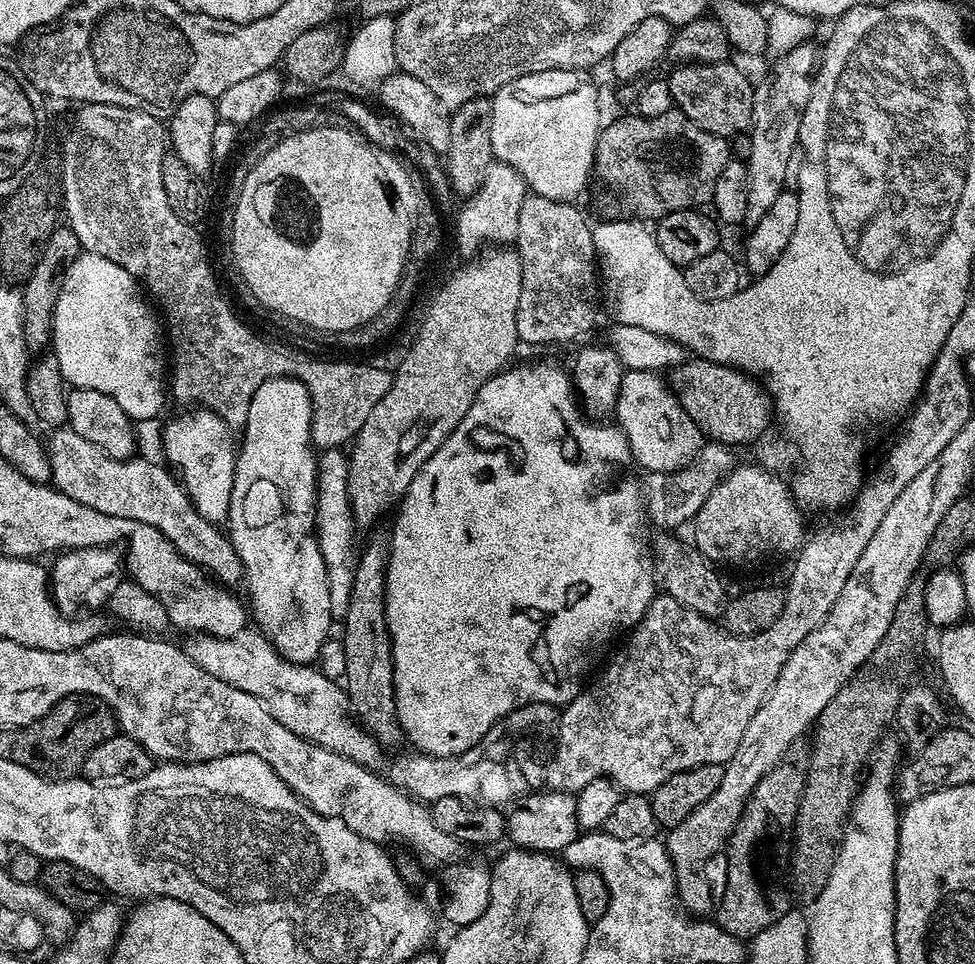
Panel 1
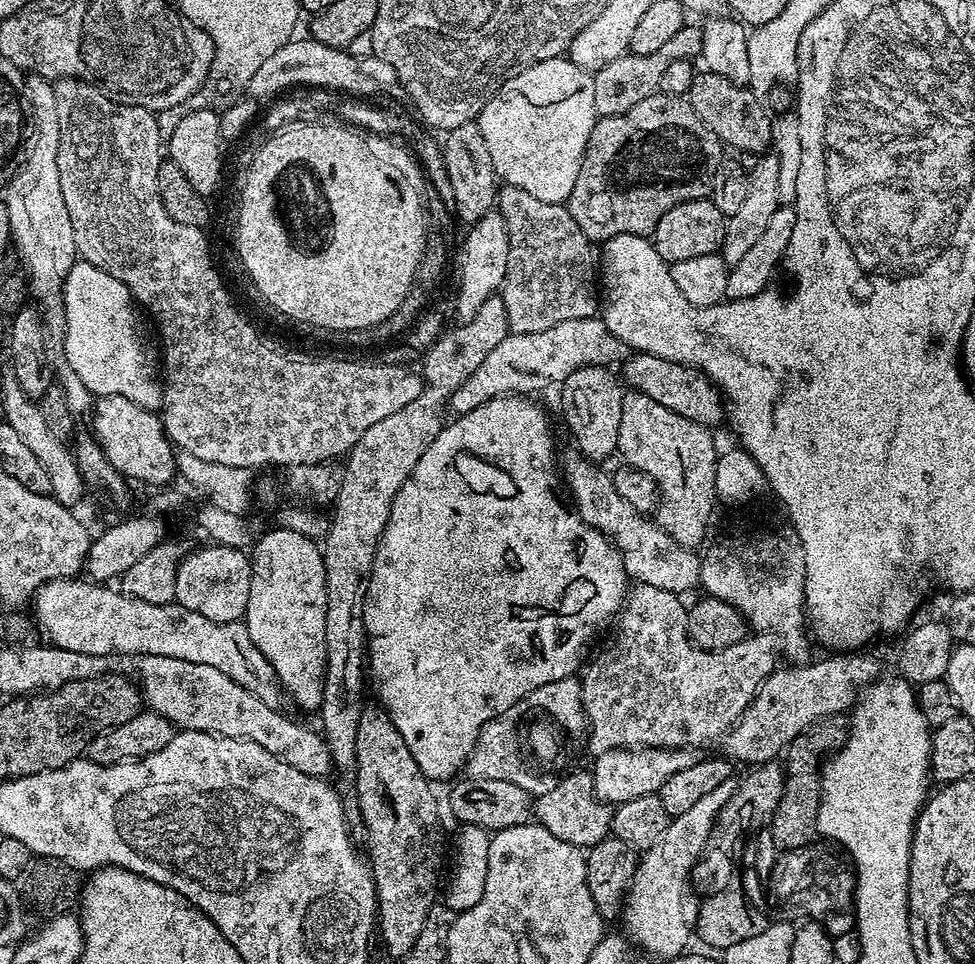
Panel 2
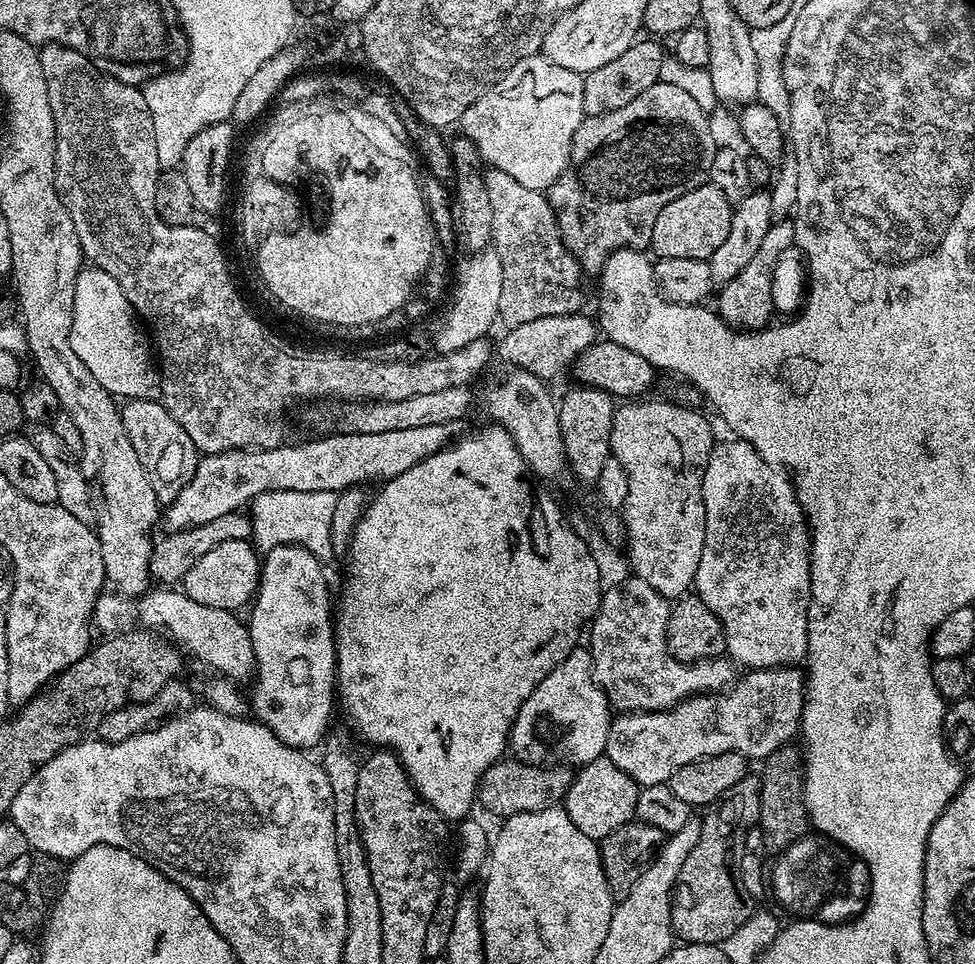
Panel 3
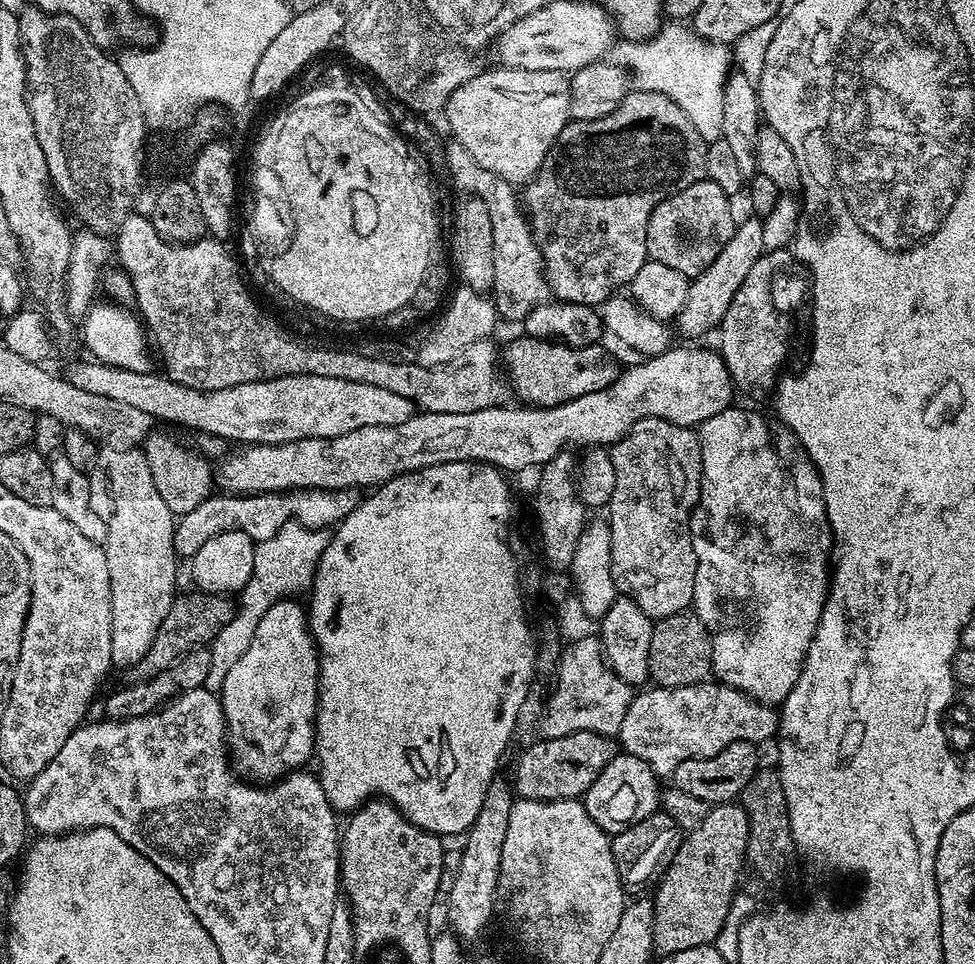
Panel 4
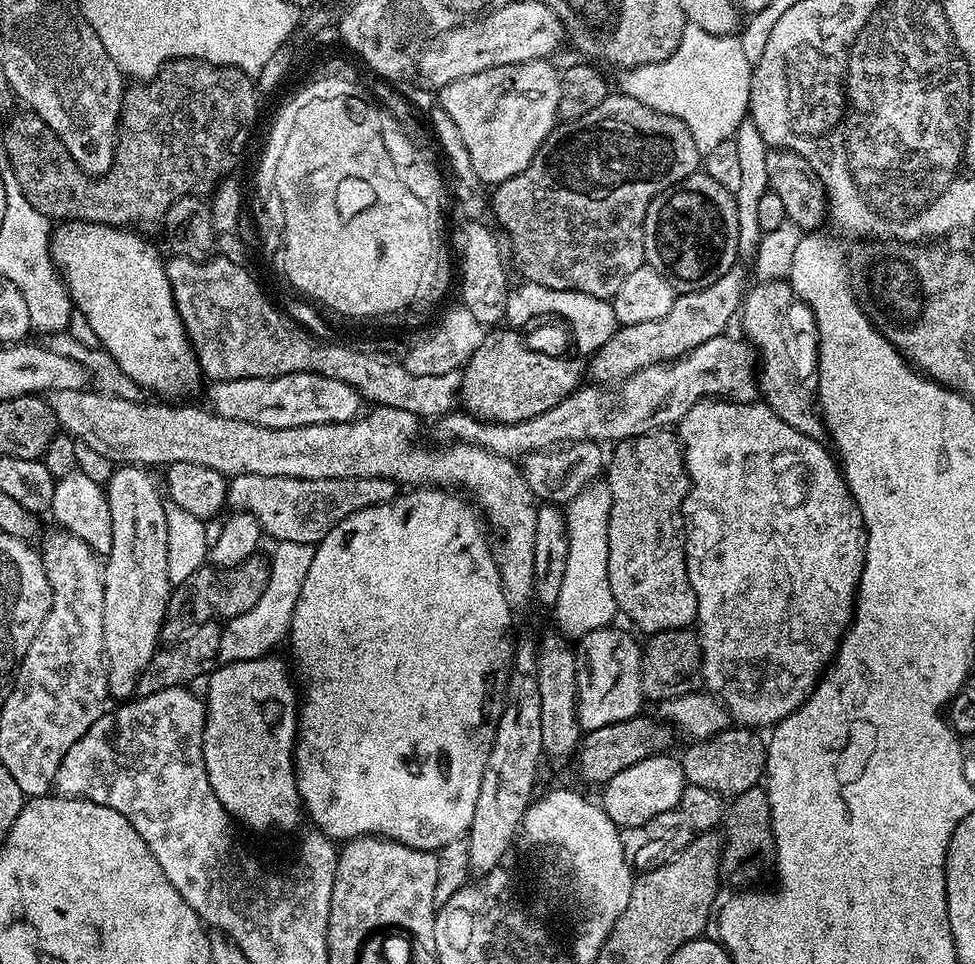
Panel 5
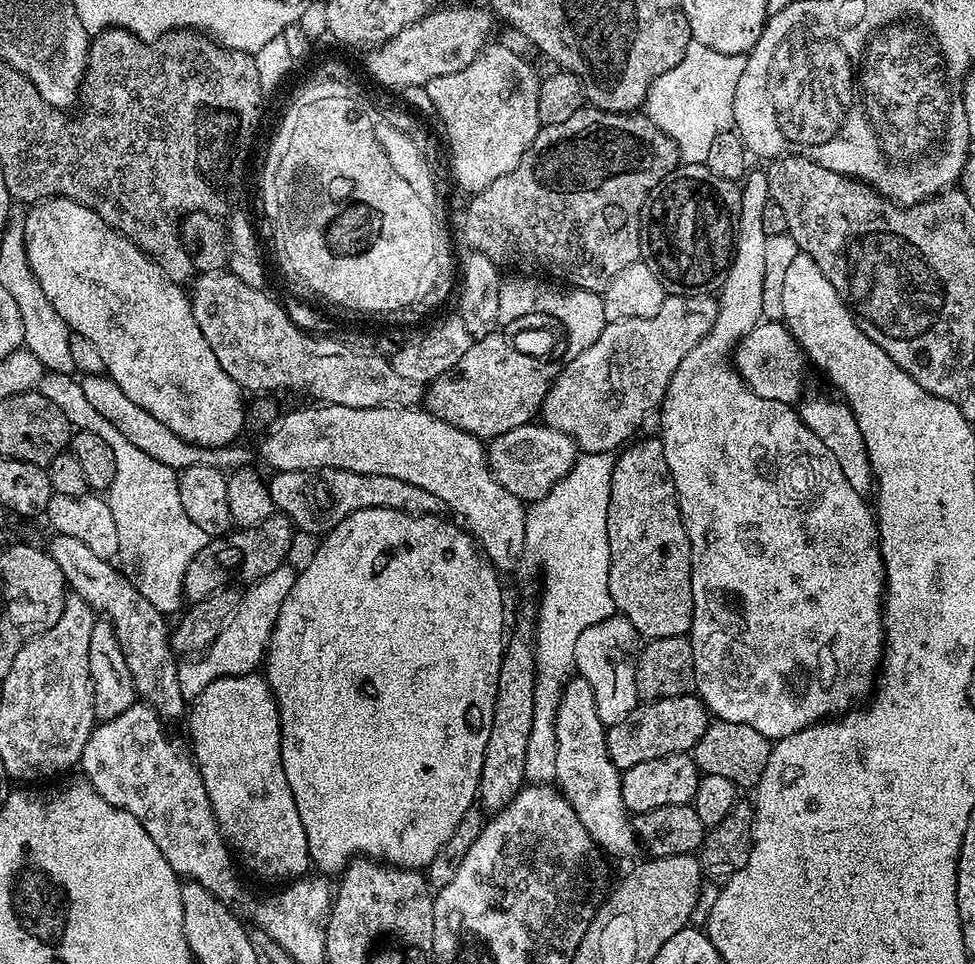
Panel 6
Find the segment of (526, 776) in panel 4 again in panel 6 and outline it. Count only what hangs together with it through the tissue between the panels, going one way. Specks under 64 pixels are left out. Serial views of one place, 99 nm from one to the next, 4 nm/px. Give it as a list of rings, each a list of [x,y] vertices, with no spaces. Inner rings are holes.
[[[696,694],[637,703],[636,708],[630,710],[630,714],[626,714],[626,718],[622,718],[622,722],[614,722],[607,725],[608,737],[606,738],[606,746],[612,759],[612,765],[623,770],[638,766],[638,762],[650,762],[675,752],[691,753],[692,749],[696,747],[696,744],[702,738],[702,734],[706,734],[709,723],[710,713],[705,708],[704,701]]]

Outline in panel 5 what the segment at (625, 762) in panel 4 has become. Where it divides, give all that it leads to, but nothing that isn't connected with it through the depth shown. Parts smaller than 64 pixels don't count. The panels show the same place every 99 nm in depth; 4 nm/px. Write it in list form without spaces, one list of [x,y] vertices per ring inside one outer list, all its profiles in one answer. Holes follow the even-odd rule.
[[[657,754],[642,758],[642,762],[634,762],[626,770],[618,770],[614,778],[610,778],[603,785],[604,800],[602,807],[604,812],[623,830],[630,826],[642,826],[642,822],[650,822],[658,814],[679,809],[682,790],[686,783],[684,771],[679,759],[674,755]]]

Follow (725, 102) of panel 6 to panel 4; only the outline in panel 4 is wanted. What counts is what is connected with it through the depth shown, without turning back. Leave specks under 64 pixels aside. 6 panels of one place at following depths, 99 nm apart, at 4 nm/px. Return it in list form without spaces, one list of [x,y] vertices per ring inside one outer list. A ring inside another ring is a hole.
[[[668,22],[648,40],[615,41],[604,60],[627,70],[639,91],[662,94],[678,103],[698,134],[709,144],[721,139],[724,133],[724,84],[732,68],[731,53],[725,45],[704,40],[691,27],[685,26],[682,22]]]

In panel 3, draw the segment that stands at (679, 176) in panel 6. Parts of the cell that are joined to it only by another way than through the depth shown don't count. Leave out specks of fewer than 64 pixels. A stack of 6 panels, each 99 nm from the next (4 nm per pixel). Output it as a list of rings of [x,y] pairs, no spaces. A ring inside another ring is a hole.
[[[707,183],[682,194],[682,198],[674,198],[670,206],[662,206],[662,214],[658,214],[658,222],[654,222],[652,231],[651,251],[656,251],[659,258],[692,258],[694,260],[708,261],[722,246],[726,234],[730,234],[730,218],[734,205],[722,195],[722,190],[718,190],[714,185]]]

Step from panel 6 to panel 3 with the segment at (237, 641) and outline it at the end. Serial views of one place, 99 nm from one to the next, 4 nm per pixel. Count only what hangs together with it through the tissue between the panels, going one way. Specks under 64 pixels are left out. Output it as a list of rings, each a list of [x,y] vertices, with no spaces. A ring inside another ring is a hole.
[[[270,490],[266,494],[258,494],[251,502],[250,519],[252,521],[252,536],[257,549],[267,550],[283,544],[298,544],[301,548],[310,550],[321,562],[327,561],[327,556],[334,552],[330,538],[330,521],[334,518],[334,502],[337,493],[326,490],[303,492],[302,490]]]

